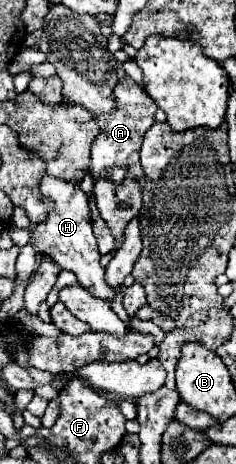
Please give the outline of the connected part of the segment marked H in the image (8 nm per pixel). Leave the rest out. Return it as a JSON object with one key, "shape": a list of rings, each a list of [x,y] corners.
{"shape":[[[41,177],[39,191],[43,199],[49,199],[53,203],[51,213],[43,223],[39,223],[31,231],[31,245],[39,253],[49,253],[55,263],[59,263],[63,269],[73,271],[81,283],[81,287],[87,287],[87,291],[95,297],[103,299],[113,299],[115,293],[113,289],[107,289],[107,283],[103,281],[103,267],[99,263],[101,253],[97,249],[97,241],[91,229],[91,211],[87,205],[87,195],[79,187],[79,179],[65,181],[65,179],[55,179],[55,177]]]}

